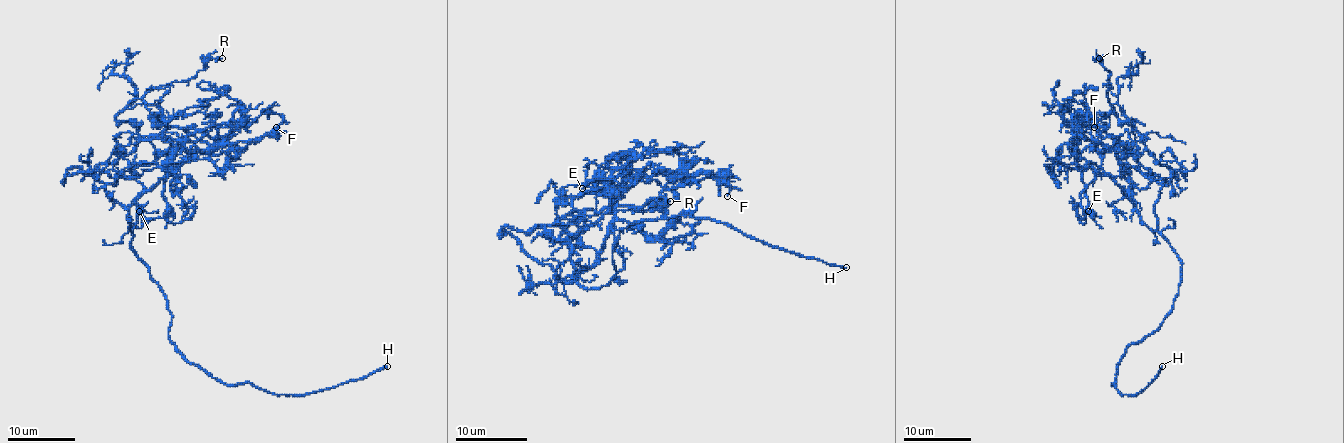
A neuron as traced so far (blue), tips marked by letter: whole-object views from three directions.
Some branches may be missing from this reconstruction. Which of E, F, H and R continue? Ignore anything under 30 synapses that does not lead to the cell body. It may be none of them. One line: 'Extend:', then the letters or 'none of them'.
Extend: H

